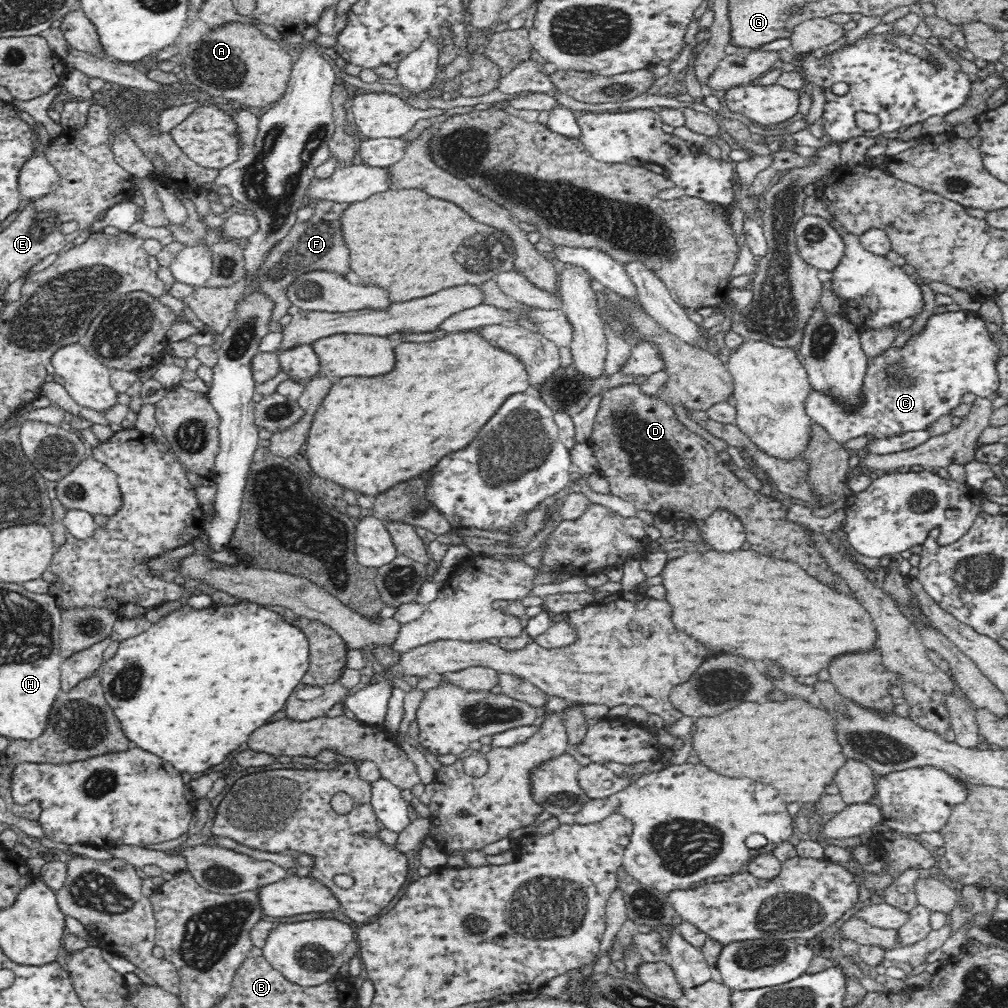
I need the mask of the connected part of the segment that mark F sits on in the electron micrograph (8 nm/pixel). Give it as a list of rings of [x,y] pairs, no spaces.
[[[320,199],[313,202],[314,217],[306,222],[295,224],[288,232],[286,238],[266,258],[266,266],[260,276],[260,288],[264,289],[276,303],[272,314],[272,324],[278,322],[282,316],[288,314],[288,308],[293,304],[288,298],[288,286],[300,276],[315,273],[318,270],[336,272],[338,274],[350,274],[350,247],[342,233],[343,215],[351,206],[349,202],[336,202],[332,199]]]

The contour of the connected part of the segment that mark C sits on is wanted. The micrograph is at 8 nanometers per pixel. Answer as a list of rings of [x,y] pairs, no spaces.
[[[972,310],[957,312],[940,312],[933,314],[926,320],[924,328],[916,334],[911,334],[906,344],[890,346],[878,356],[867,360],[861,387],[857,390],[859,403],[853,407],[844,407],[844,404],[834,397],[832,391],[818,391],[813,389],[806,400],[806,412],[812,417],[812,422],[822,425],[836,439],[844,443],[857,436],[877,436],[878,438],[904,434],[920,430],[928,430],[938,418],[952,415],[952,410],[960,406],[964,394],[972,392],[978,397],[994,397],[1000,386],[998,361],[1003,356],[1000,352],[1000,342],[992,338],[984,318]]]

